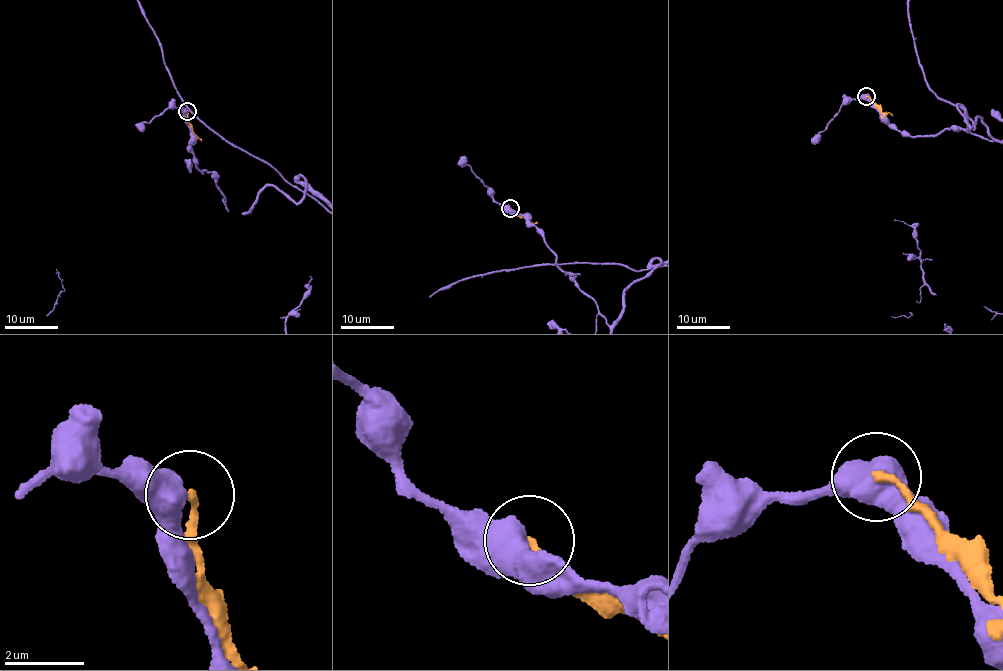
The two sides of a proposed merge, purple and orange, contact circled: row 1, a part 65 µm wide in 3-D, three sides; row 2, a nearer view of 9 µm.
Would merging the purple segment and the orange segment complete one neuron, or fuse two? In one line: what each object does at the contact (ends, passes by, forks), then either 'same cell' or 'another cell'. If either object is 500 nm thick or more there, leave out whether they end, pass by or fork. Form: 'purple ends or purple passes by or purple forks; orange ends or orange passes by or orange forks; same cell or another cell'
another cell

